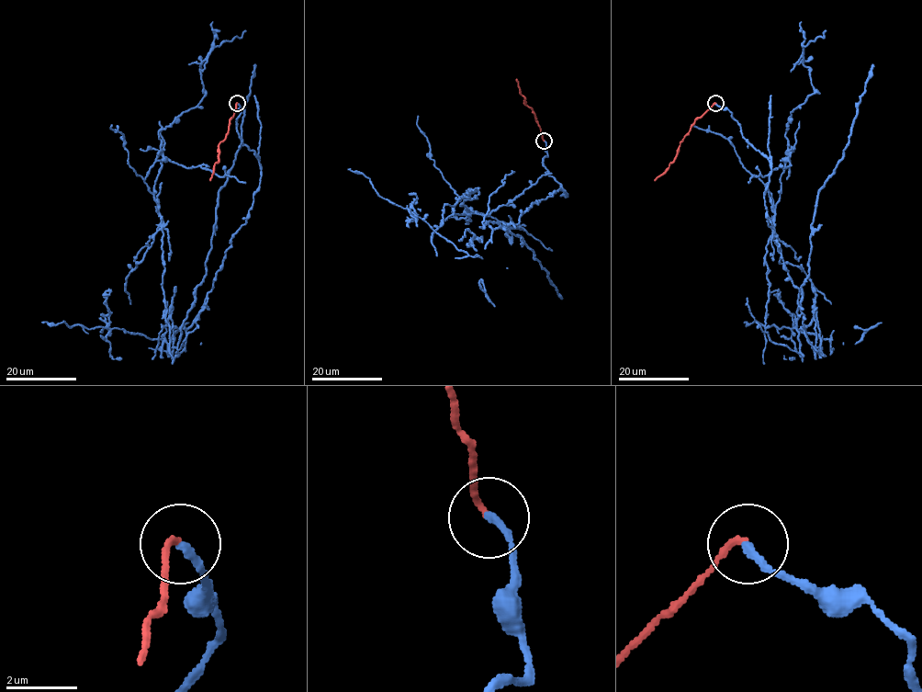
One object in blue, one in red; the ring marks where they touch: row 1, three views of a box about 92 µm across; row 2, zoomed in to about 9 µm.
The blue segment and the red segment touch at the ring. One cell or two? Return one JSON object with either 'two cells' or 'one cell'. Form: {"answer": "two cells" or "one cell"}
{"answer": "two cells"}

